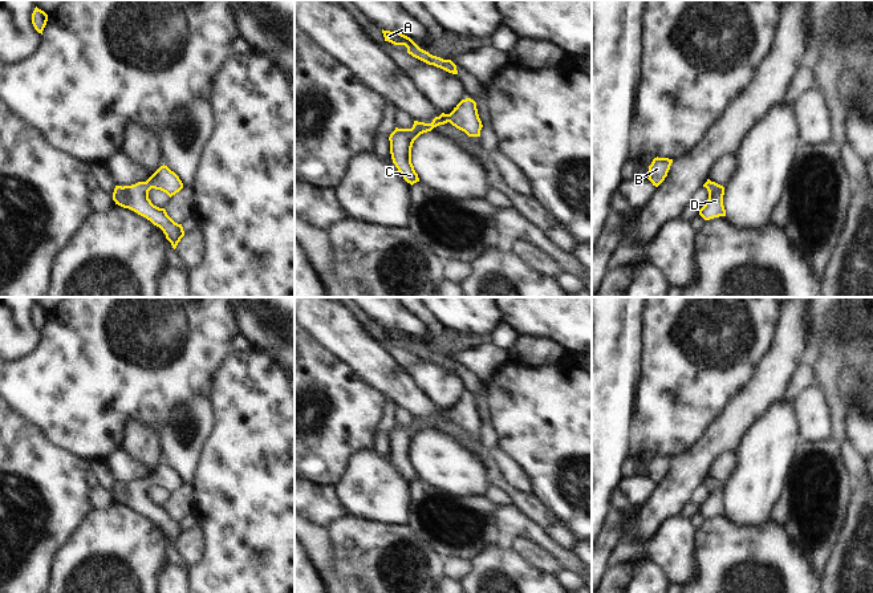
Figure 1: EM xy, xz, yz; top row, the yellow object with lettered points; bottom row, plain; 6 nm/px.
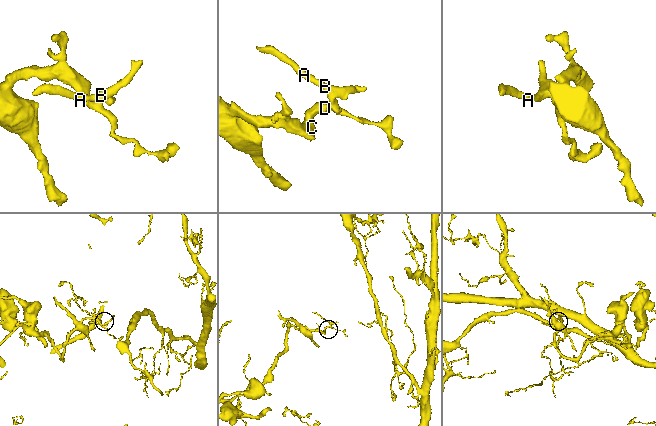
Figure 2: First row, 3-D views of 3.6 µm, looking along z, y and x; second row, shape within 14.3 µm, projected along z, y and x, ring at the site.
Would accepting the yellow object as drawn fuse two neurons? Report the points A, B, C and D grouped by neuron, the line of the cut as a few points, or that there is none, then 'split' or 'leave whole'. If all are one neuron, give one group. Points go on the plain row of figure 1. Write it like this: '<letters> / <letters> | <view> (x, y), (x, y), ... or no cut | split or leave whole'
A B C D | no cut | leave whole

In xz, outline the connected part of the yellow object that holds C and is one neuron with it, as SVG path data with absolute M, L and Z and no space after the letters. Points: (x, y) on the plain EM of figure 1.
M471 395L462 397L450 411L442 410L431 421L414 418L411 426L398 426L390 431L390 451L393 460L411 483L419 479L418 471L411 460L411 444L414 438L423 430L431 428L439 422L450 419L468 434L480 434L483 425L478 411L476 399Z

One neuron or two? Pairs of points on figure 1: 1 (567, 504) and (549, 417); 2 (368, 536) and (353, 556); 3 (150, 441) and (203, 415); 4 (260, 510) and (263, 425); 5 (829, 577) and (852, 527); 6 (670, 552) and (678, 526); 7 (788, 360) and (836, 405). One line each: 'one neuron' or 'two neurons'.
1: one neuron
2: one neuron
3: two neurons
4: one neuron
5: one neuron
6: one neuron
7: two neurons

